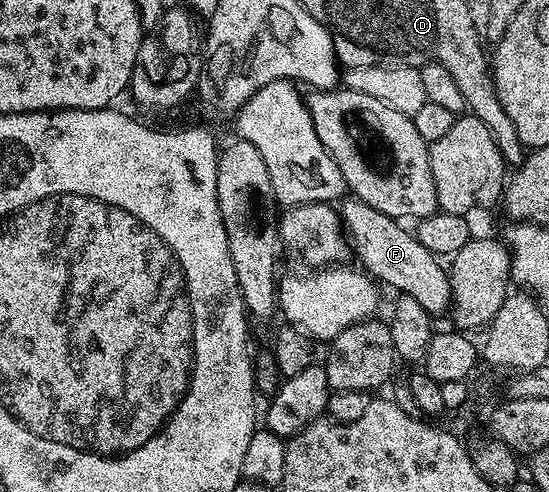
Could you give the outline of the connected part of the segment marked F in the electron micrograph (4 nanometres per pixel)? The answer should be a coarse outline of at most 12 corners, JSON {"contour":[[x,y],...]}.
{"contour":[[342,199],[350,245],[366,273],[433,316],[451,280],[400,219]]}

